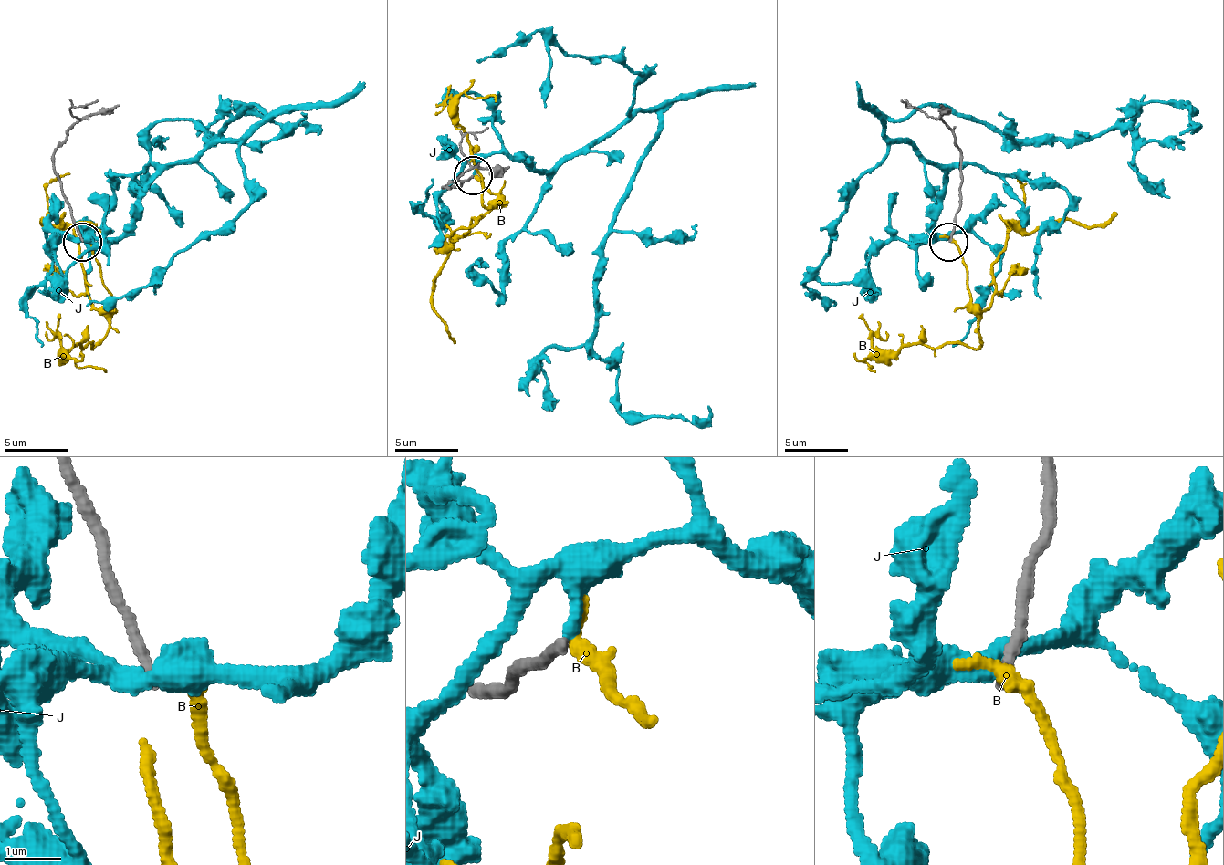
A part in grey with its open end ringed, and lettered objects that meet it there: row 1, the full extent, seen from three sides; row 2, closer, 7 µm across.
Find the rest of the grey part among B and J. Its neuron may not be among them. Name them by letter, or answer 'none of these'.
none of these

